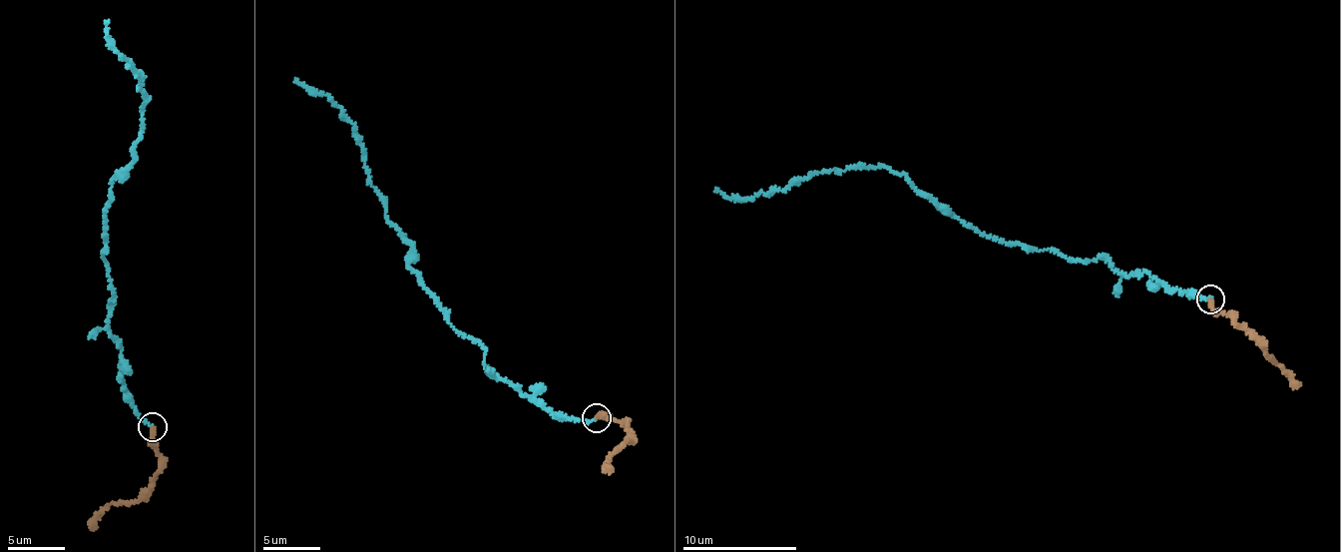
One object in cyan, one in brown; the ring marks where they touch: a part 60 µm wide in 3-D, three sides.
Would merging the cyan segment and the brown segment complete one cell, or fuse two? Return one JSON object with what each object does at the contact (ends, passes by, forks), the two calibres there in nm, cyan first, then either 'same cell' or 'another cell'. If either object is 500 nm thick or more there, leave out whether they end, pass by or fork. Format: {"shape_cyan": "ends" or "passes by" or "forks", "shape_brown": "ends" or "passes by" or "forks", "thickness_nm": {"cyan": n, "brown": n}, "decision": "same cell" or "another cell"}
{"shape_cyan": "ends", "shape_brown": "ends", "thickness_nm": {"cyan": 170, "brown": 200}, "decision": "same cell"}

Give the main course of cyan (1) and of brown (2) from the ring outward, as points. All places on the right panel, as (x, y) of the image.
1: (1209, 299), (1103, 259), (1077, 261), (986, 235), (884, 167), (823, 169), (743, 201), (715, 188)
2: (1209, 299), (1209, 306), (1232, 316), (1237, 325), (1260, 338), (1264, 352), (1301, 385)

